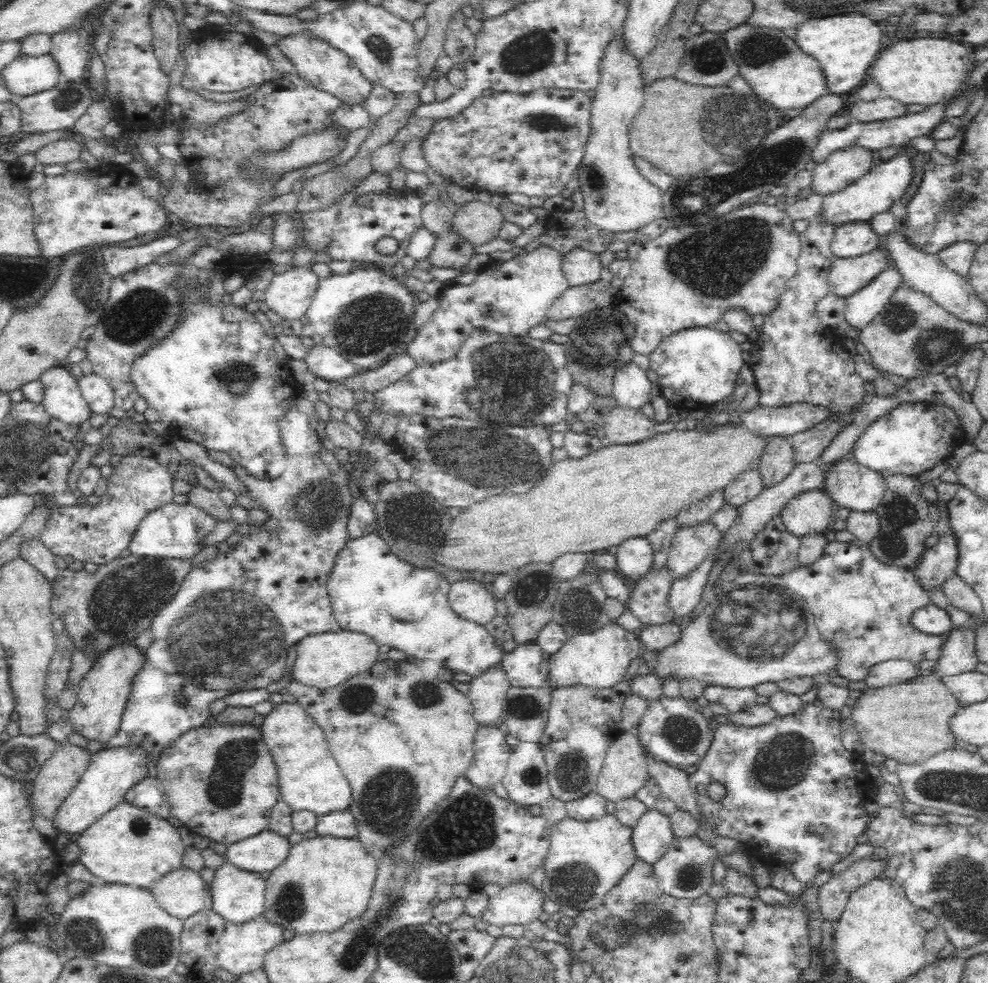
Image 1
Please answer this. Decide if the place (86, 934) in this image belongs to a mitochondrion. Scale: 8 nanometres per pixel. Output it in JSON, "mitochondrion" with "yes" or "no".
{"mitochondrion":"yes"}

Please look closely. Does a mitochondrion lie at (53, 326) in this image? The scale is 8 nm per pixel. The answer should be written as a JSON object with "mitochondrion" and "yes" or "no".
{"mitochondrion":"yes"}

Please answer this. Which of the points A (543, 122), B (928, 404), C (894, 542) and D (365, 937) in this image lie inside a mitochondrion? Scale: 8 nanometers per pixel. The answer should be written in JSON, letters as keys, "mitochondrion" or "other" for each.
{"A":"mitochondrion","B":"other","C":"mitochondrion","D":"mitochondrion"}

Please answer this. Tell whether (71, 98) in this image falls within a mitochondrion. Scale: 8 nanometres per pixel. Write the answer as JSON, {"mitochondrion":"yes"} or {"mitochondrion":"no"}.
{"mitochondrion":"yes"}

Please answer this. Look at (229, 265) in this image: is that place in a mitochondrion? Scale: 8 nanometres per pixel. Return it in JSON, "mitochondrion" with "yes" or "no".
{"mitochondrion":"no"}

